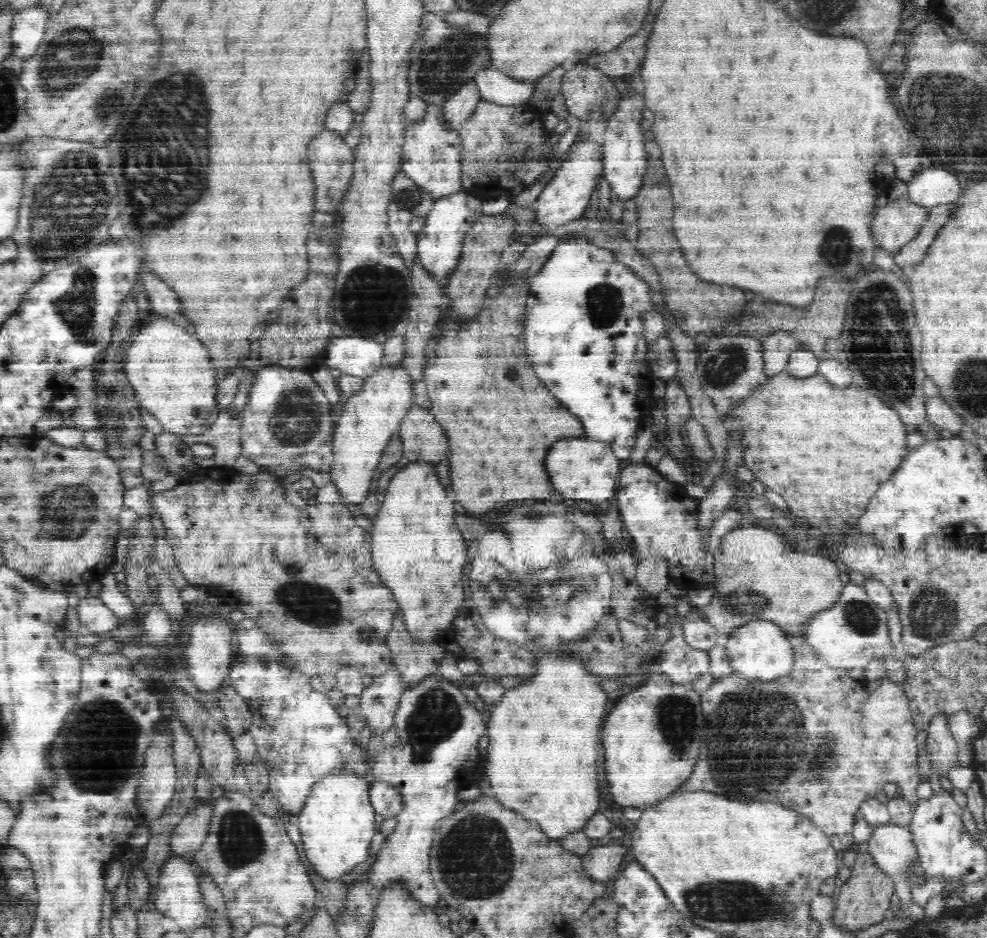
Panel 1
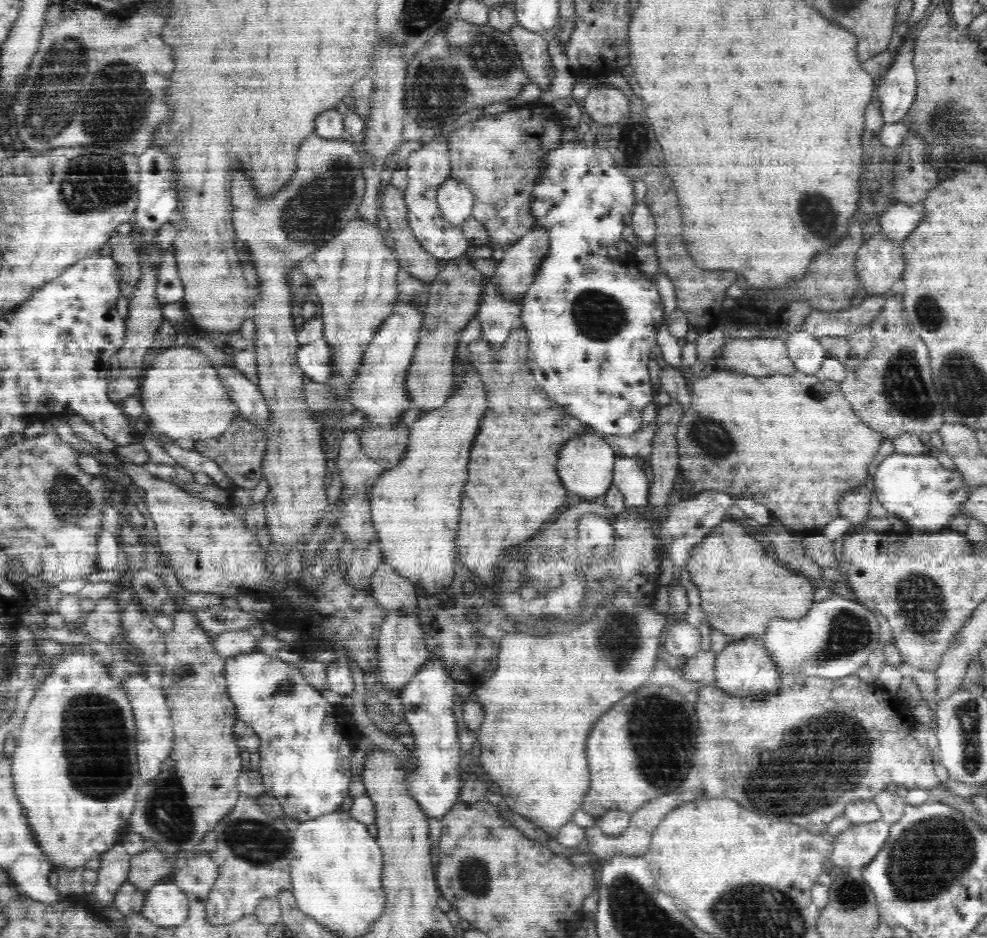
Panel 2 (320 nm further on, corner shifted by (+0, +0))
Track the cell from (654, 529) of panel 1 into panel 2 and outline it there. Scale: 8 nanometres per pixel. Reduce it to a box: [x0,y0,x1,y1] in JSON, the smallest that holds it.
[613,456,650,511]

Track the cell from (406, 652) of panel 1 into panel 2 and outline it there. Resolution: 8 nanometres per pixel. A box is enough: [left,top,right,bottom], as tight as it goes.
[371,563,418,619]

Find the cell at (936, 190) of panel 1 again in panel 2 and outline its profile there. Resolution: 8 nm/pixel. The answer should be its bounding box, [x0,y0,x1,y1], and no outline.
[881,200,928,242]

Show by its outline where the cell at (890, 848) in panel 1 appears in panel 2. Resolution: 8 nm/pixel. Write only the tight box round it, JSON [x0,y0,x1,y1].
[832,819,891,872]

